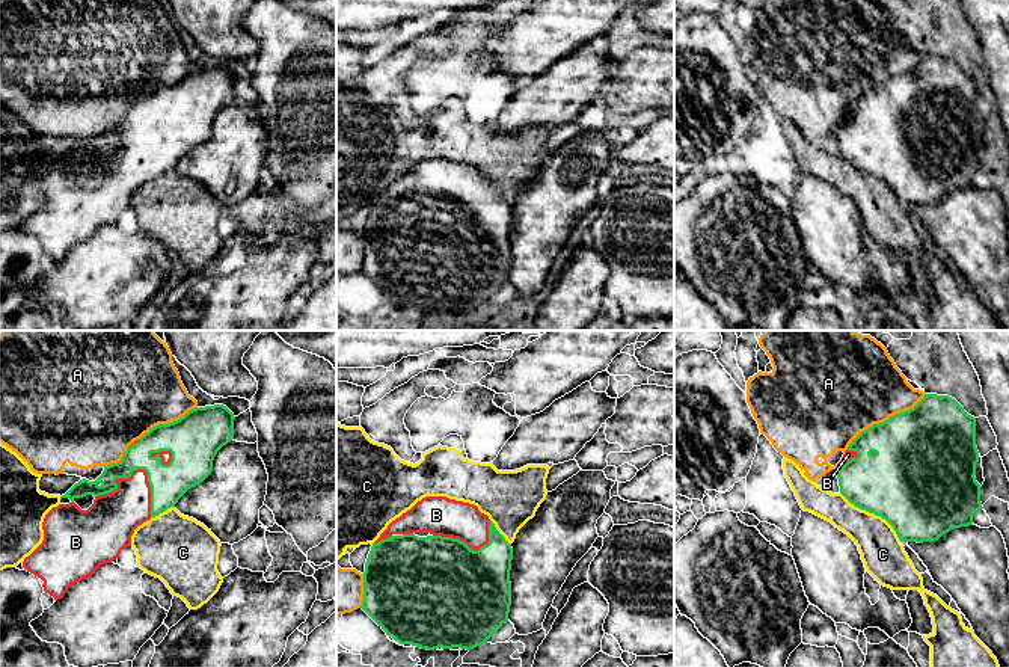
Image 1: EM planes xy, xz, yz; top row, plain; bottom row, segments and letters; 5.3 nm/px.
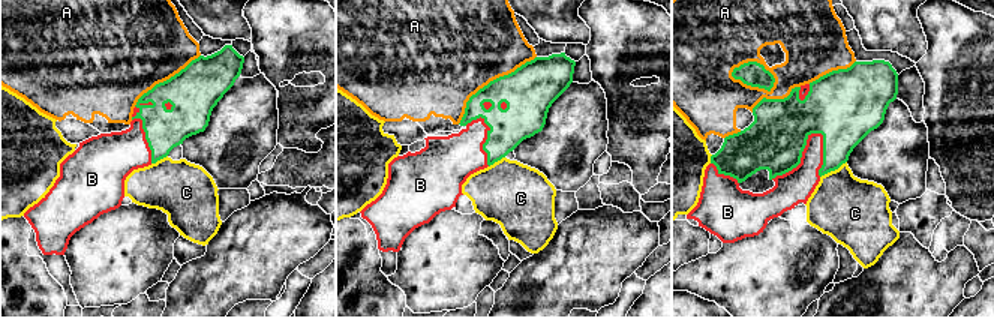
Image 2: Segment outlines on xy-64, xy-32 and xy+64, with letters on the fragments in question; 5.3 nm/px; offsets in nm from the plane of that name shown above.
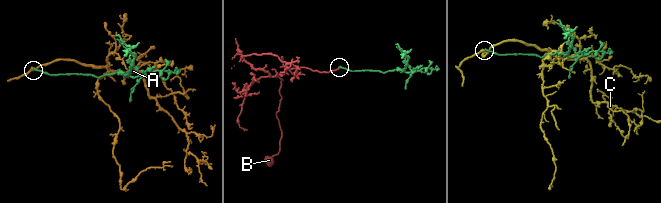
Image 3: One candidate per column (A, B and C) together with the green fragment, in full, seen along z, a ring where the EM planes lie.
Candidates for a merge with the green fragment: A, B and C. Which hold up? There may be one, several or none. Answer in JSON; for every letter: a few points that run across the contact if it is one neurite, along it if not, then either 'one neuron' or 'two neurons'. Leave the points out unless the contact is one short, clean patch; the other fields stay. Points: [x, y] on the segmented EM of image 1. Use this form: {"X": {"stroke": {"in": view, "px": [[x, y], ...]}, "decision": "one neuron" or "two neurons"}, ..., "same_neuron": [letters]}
{"A": {"decision": "two neurons"}, "B": {"decision": "one neuron"}, "C": {"decision": "two neurons"}, "same_neuron": ["B"]}

